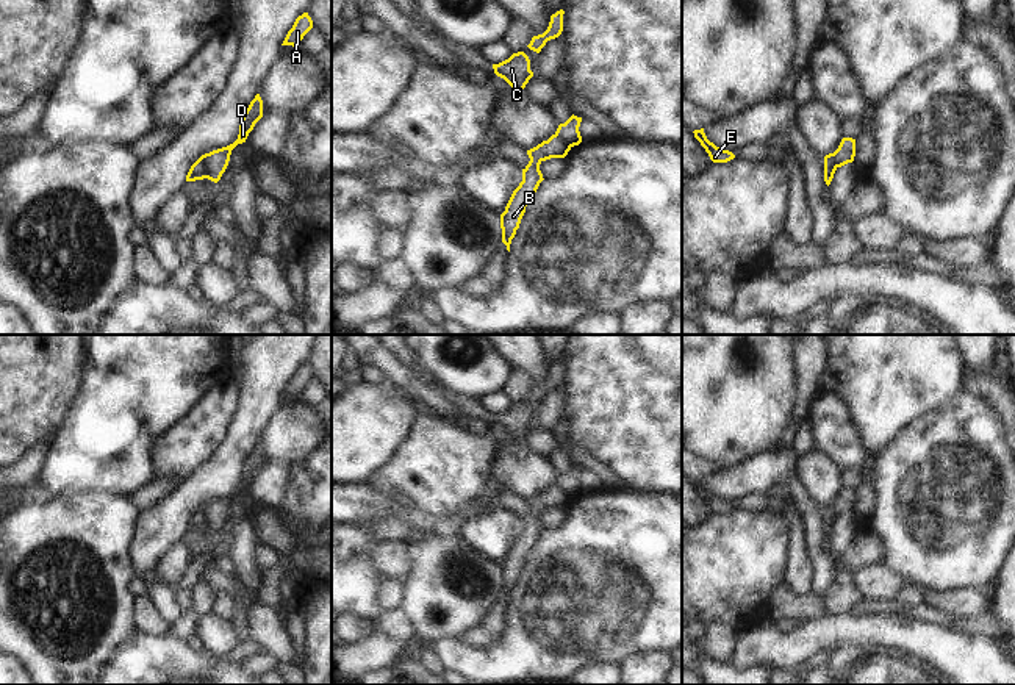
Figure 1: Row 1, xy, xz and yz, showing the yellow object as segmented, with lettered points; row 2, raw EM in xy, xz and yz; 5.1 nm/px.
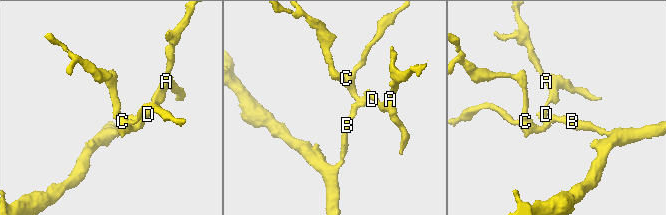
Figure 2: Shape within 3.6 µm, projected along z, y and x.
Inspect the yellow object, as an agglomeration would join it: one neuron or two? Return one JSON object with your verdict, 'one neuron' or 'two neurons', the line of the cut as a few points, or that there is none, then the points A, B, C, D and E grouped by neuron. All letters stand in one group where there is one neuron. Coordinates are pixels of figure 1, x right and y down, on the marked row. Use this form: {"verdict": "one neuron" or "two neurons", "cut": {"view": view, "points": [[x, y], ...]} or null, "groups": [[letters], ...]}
{"verdict": "two neurons", "cut": {"view": "xy", "points": [[208, 154], [205, 157], [204, 177]]}, "groups": [["A", "D"], ["B", "C", "E"]]}

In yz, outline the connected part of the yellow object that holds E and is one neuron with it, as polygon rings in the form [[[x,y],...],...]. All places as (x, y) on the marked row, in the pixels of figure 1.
[[[704,128],[694,130],[693,133],[713,163],[727,163],[735,158],[732,152],[716,147],[713,142],[710,142],[704,133]]]

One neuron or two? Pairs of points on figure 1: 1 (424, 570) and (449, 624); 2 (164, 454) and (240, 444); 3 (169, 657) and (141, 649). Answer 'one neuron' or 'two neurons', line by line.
1: one neuron
2: two neurons
3: one neuron

